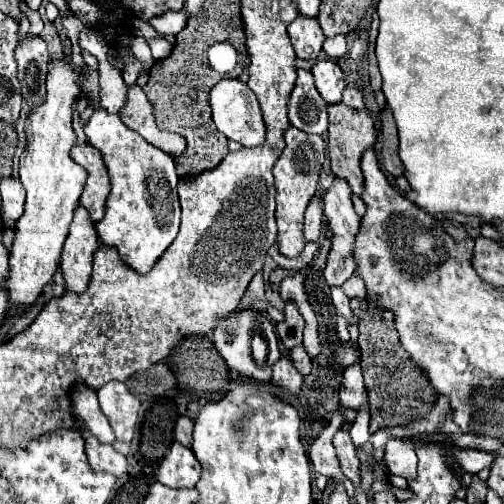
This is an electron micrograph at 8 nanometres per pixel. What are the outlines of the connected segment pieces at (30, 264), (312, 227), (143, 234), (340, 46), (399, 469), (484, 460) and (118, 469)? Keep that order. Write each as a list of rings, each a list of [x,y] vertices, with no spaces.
[[[71,53],[53,59],[47,73],[45,101],[27,117],[27,145],[19,167],[19,181],[27,191],[27,201],[25,213],[15,225],[15,241],[9,253],[11,275],[9,281],[5,281],[9,287],[11,309],[23,309],[23,305],[35,303],[43,285],[51,281],[61,257],[67,229],[79,205],[81,189],[85,187],[85,177],[89,177],[89,173],[85,173],[85,169],[81,169],[81,165],[77,165],[71,157],[71,149],[77,143],[73,109],[81,93],[79,77],[81,73],[71,61]]]
[[[315,197],[313,203],[309,205],[307,213],[305,213],[305,227],[303,227],[303,235],[305,241],[317,241],[321,235],[321,199]]]
[[[97,107],[85,123],[85,135],[89,143],[103,153],[111,177],[105,217],[95,223],[97,235],[105,245],[115,245],[129,267],[147,273],[179,233],[179,177],[175,161],[147,143],[137,131],[129,129],[117,113],[111,115],[101,107]]]
[[[337,35],[337,37],[325,39],[323,51],[325,51],[331,59],[339,59],[341,55],[345,55],[345,37],[343,37],[343,35]]]
[[[389,439],[385,447],[385,465],[389,473],[401,475],[405,479],[415,477],[418,458],[413,443],[405,439]]]
[[[459,449],[453,453],[453,457],[469,473],[479,473],[481,469],[493,465],[495,461],[495,455],[487,451],[479,451],[479,449]]]
[[[93,435],[85,439],[85,449],[93,471],[113,473],[115,477],[121,477],[127,471],[127,459],[121,453],[117,453],[111,445],[99,443]]]

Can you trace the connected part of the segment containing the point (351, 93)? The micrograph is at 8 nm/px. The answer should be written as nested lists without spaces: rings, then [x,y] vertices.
[[[347,87],[345,91],[343,91],[343,99],[341,99],[345,105],[351,105],[353,109],[365,109],[365,103],[363,103],[363,97],[361,97],[361,93],[357,91],[357,89],[351,89],[351,87]]]

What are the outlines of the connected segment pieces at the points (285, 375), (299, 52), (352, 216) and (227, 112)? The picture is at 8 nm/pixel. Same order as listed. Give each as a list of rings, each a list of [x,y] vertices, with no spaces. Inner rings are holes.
[[[281,355],[279,361],[275,361],[273,365],[273,379],[275,385],[289,389],[291,393],[299,393],[301,385],[303,385],[303,377],[301,373],[297,373],[297,369],[293,369],[293,361],[289,355]]]
[[[299,13],[287,31],[297,57],[315,59],[319,55],[325,35],[321,33],[321,25],[317,25],[317,19],[309,19]]]
[[[333,177],[331,187],[325,191],[323,195],[323,203],[325,203],[325,215],[327,221],[333,229],[333,245],[327,257],[327,267],[325,267],[325,281],[329,287],[341,287],[353,273],[355,273],[355,263],[349,263],[353,257],[353,247],[355,247],[355,235],[359,233],[359,225],[361,219],[359,215],[353,211],[353,203],[351,203],[351,189],[349,183],[341,177]]]
[[[221,79],[213,89],[211,89],[211,109],[213,109],[213,123],[217,129],[227,137],[243,147],[259,147],[265,141],[265,123],[261,115],[259,101],[255,93],[249,89],[247,83],[239,79]]]

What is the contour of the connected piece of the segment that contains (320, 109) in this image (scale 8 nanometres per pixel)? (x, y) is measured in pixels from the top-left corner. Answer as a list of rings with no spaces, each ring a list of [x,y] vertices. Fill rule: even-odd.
[[[297,69],[297,81],[289,95],[289,121],[305,133],[327,133],[327,105],[315,89],[311,71]]]

